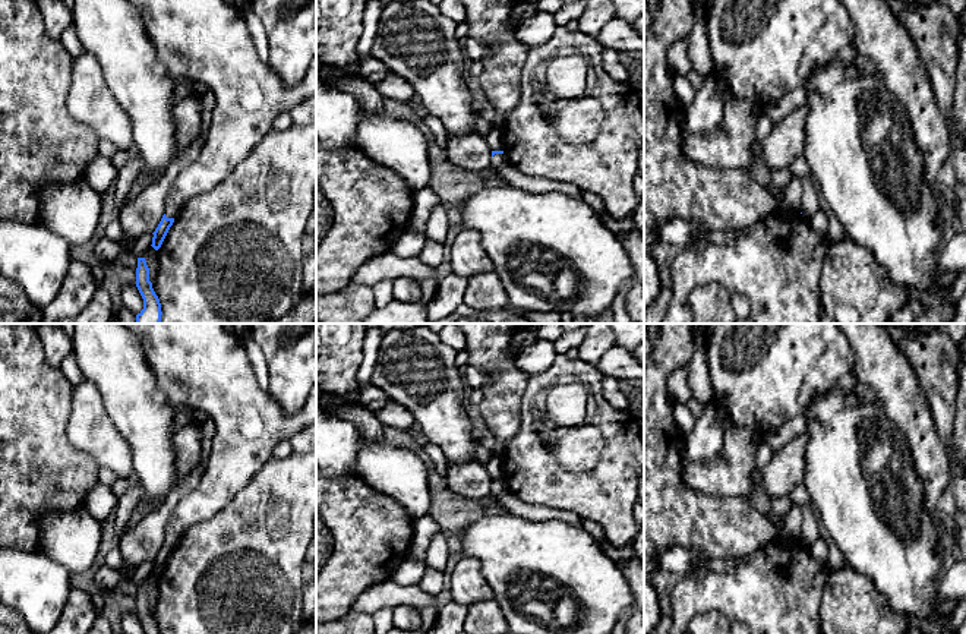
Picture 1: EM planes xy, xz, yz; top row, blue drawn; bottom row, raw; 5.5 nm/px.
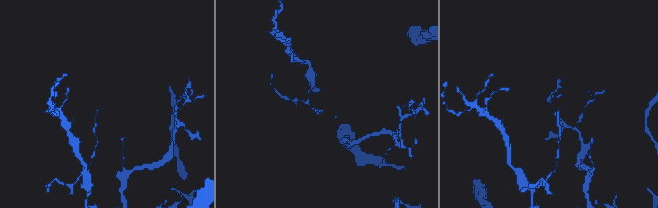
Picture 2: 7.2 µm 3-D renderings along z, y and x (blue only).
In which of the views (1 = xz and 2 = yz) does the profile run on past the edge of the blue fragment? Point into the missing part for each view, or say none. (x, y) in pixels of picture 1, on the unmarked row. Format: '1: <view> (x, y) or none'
1: none
2: none

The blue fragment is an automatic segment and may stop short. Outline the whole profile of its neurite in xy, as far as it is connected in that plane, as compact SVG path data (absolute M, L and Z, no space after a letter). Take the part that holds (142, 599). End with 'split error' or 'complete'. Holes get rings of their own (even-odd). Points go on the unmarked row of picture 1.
M138 586L136 615L143 627L143 634L161 634L158 624L149 609L149 596L145 586Z; complete

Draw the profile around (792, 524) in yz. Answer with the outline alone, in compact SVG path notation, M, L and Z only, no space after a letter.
M793 505L783 520L783 537L786 540L801 540L802 537L802 512L804 510Z

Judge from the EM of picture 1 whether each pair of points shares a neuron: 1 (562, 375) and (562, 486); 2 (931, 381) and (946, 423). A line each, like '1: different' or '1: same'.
1: same
2: same

